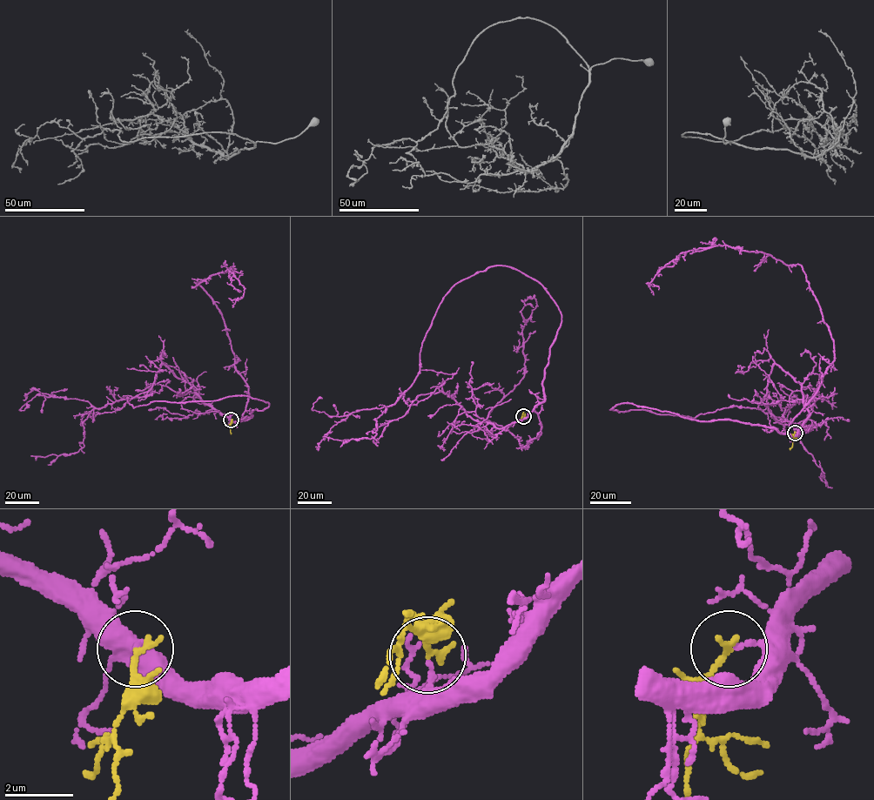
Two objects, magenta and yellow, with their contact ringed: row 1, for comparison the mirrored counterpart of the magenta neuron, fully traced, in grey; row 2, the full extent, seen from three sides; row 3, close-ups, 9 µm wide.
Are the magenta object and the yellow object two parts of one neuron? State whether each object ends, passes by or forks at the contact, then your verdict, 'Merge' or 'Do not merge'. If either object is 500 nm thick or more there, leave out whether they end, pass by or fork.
At the ring magenta ends. At the ring yellow ends. Merge

